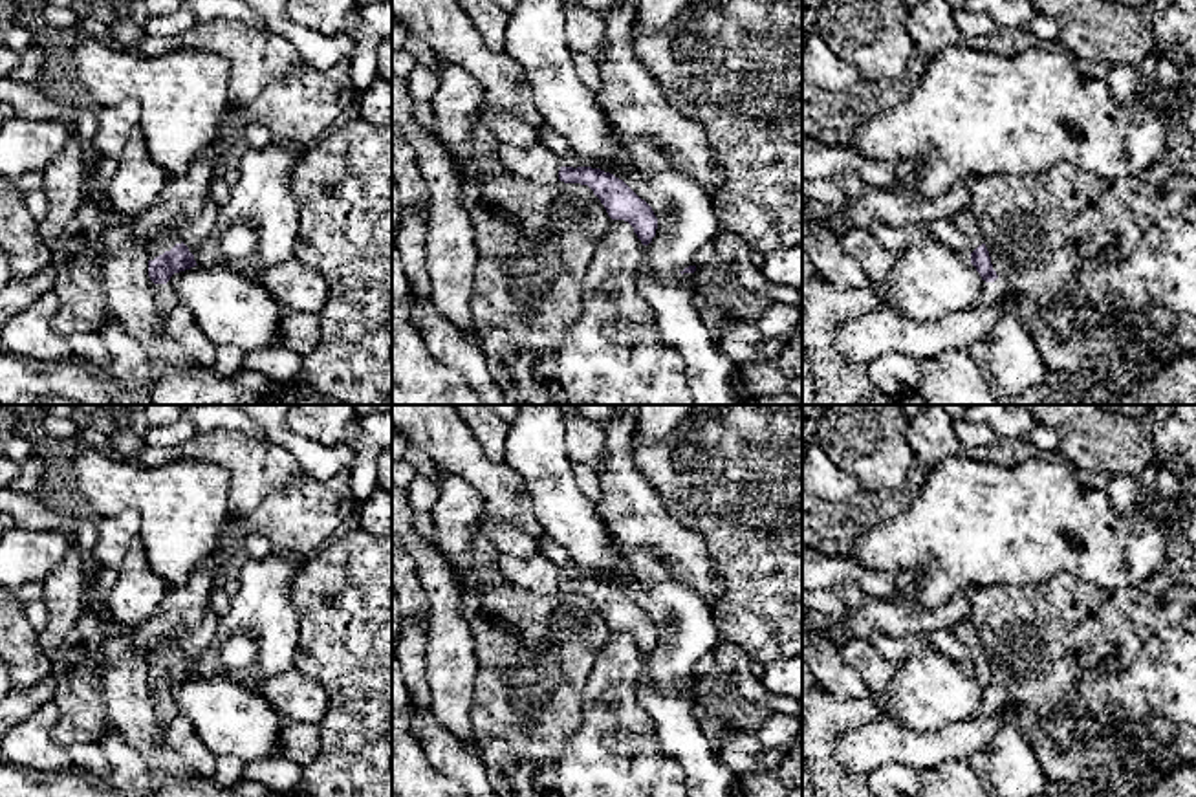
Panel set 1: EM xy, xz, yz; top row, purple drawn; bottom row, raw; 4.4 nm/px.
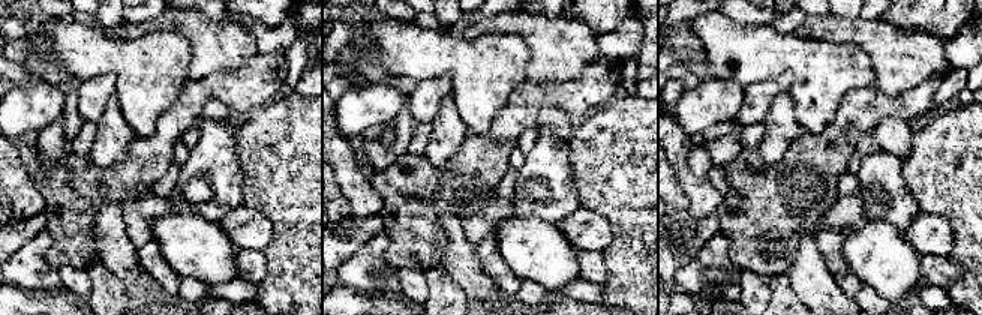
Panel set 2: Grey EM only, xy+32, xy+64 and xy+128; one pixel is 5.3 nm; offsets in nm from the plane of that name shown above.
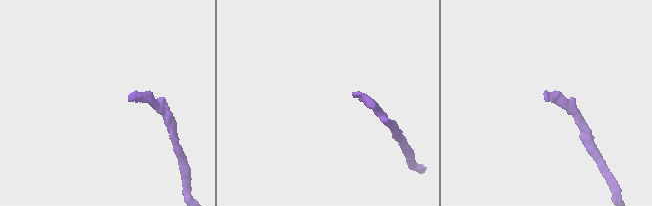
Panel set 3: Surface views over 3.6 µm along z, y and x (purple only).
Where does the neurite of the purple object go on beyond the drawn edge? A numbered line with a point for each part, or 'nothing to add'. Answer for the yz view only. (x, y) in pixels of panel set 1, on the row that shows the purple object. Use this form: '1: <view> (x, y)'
1: yz (991, 292)

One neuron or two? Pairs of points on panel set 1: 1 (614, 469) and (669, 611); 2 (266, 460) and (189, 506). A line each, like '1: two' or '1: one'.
1: two
2: two

